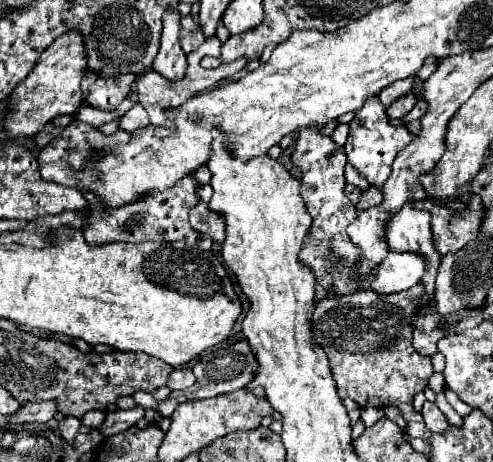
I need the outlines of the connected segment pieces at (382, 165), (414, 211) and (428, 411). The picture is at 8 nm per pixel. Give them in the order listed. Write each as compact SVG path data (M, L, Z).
M370 98L350 122L350 134L344 144L344 150L346 150L348 162L370 182L370 186L382 190L382 182L390 178L390 166L398 156L398 150L402 150L402 146L406 146L410 138L412 134L406 128L396 128L390 124L386 110L378 102L378 98Z
M414 200L406 202L394 218L390 218L390 226L386 226L386 236L390 250L398 252L416 252L422 254L428 262L428 270L422 278L428 294L434 294L434 278L440 264L440 254L434 250L432 230L430 230L430 212L418 210Z
M424 402L424 408L422 408L422 416L426 420L426 426L434 432L434 434L442 434L450 428L450 422L448 418L442 414L442 410L434 404L434 402Z

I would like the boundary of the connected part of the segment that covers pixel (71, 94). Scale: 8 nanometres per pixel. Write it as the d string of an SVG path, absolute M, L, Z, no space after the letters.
M70 30L54 40L54 44L38 58L34 70L20 82L10 96L10 114L4 124L12 136L34 136L56 116L76 114L82 104L80 84L88 74L86 46L80 30Z

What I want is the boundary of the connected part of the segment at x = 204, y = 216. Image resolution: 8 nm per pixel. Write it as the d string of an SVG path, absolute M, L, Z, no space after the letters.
M198 202L192 210L190 210L190 224L196 232L210 236L214 242L222 242L224 238L224 222L208 210L206 202Z

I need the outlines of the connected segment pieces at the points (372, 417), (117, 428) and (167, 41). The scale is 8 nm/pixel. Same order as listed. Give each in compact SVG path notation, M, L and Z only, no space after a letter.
M366 408L366 410L362 410L362 422L370 428L370 426L374 426L378 420L382 420L384 418L384 410L382 408Z
M134 406L130 410L114 410L114 412L108 412L106 422L102 424L100 432L104 436L112 436L112 434L128 430L130 426L134 426L142 418L144 418L144 408L142 406Z
M170 8L164 14L164 30L162 30L162 44L158 56L154 58L154 72L162 74L168 80L182 80L188 68L186 54L180 46L180 30L182 30L182 14L178 8Z

